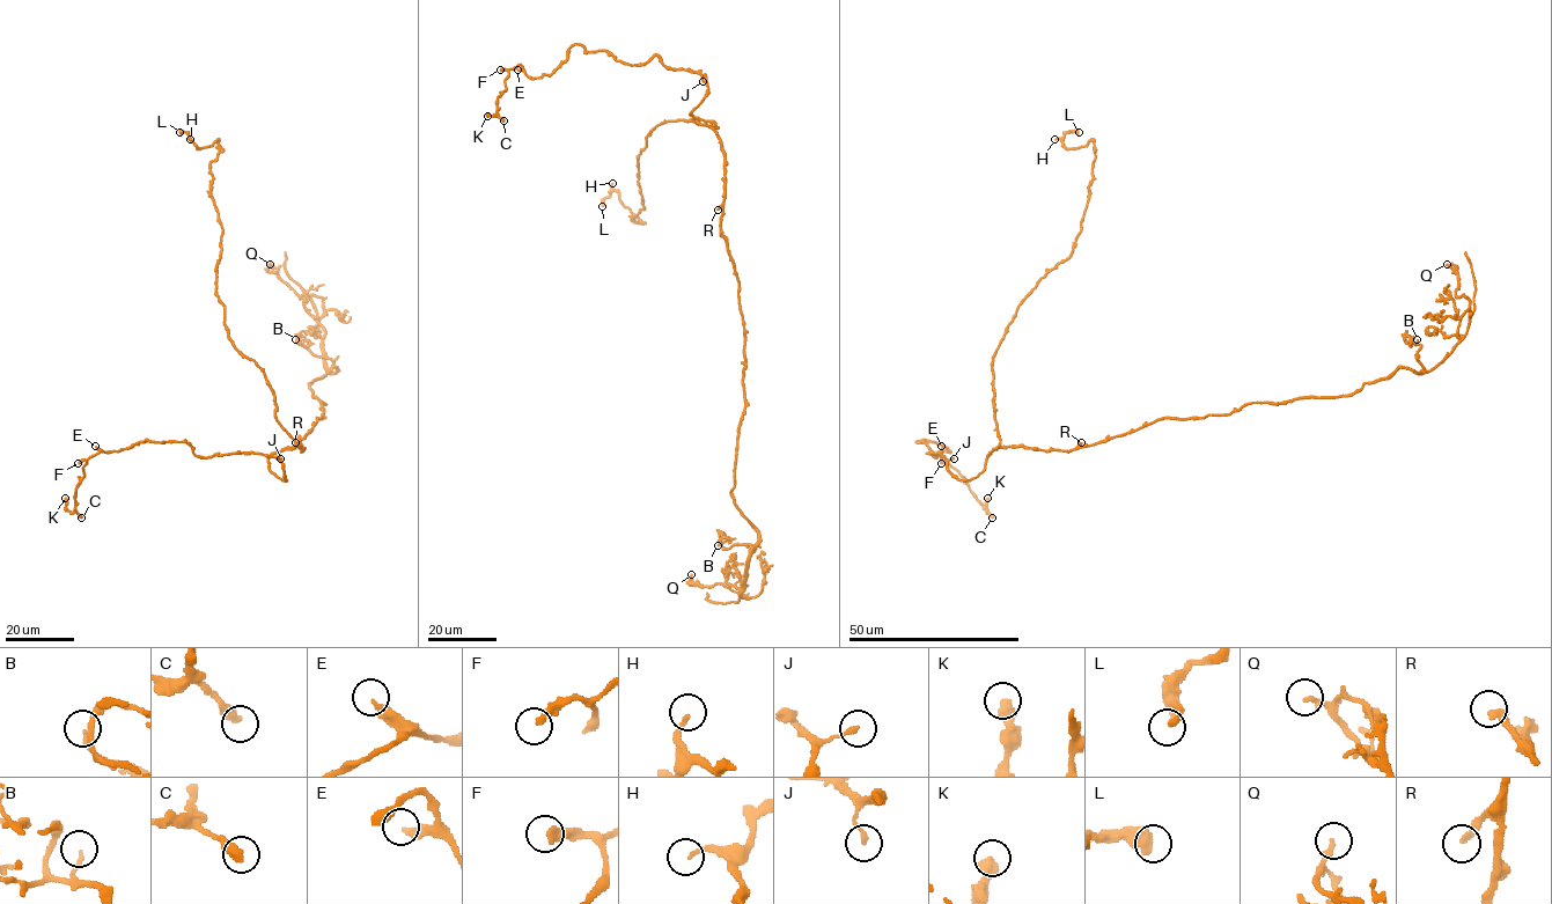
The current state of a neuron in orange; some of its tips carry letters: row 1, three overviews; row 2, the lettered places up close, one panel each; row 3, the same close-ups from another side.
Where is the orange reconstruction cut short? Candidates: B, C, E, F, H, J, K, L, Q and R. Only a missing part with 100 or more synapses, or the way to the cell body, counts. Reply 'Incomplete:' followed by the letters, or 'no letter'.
Incomplete: no letter

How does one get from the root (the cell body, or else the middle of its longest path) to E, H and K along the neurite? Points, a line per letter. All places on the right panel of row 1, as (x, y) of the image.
E: (1078, 447), (998, 447), (975, 478), (958, 479), (941, 453), (916, 442), (950, 452), (941, 446)
H: (1078, 447), (993, 449), (994, 354), (1017, 306), (1069, 256), (1088, 199), (1094, 141), (1066, 148), (1054, 139)
K: (1078, 447), (998, 447), (958, 479), (916, 442), (946, 447), (987, 512), (987, 498)

